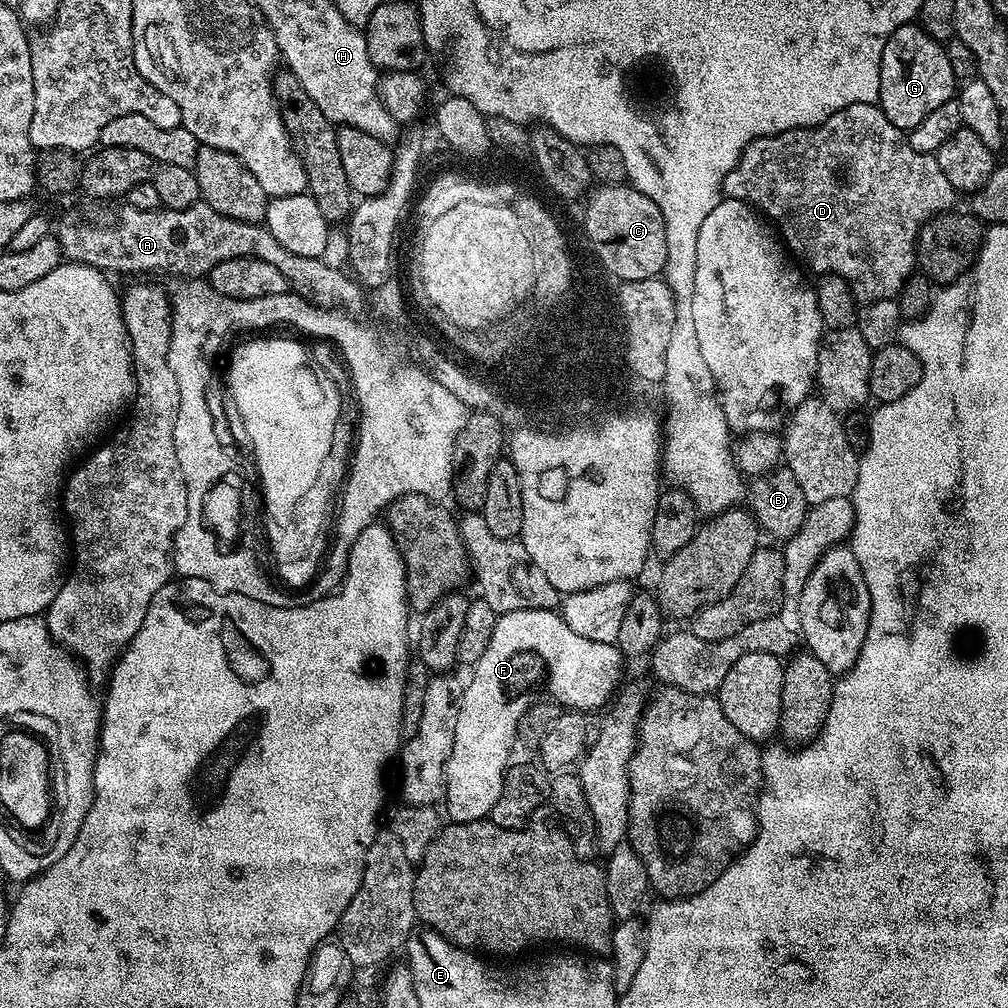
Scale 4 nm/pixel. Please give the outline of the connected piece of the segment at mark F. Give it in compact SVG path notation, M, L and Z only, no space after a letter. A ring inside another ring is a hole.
M539 608L497 615L490 646L471 669L472 681L465 686L464 692L462 688L458 700L460 709L454 726L454 750L450 754L450 762L446 762L446 790L442 801L446 816L448 811L447 819L454 824L465 824L491 817L494 802L498 802L498 794L502 794L504 774L510 767L508 755L516 744L518 722L526 710L537 703L536 691L540 687L549 688L556 695L554 700L557 705L591 714L595 708L603 709L617 695L624 664L626 658L615 643L594 642L590 638L582 638L582 634L574 634L559 611Z

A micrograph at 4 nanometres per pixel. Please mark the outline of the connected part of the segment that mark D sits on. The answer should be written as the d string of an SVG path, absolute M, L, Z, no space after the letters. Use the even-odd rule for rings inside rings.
M879 103L846 106L846 110L826 118L826 122L817 124L814 128L795 128L794 130L779 132L773 136L763 136L757 140L751 140L744 147L744 152L740 155L740 161L736 163L734 170L730 170L730 174L726 174L722 192L727 199L745 201L751 204L757 212L767 217L778 229L787 251L805 269L813 268L816 274L840 276L848 281L857 301L864 304L899 297L904 284L918 268L916 245L920 228L932 217L947 213L953 207L951 204L958 199L956 189L950 186L946 174L942 174L942 166L938 166L935 155L931 152L918 152L910 147L905 129L894 126L894 122L890 122L890 118L886 118L886 114L880 108Z

